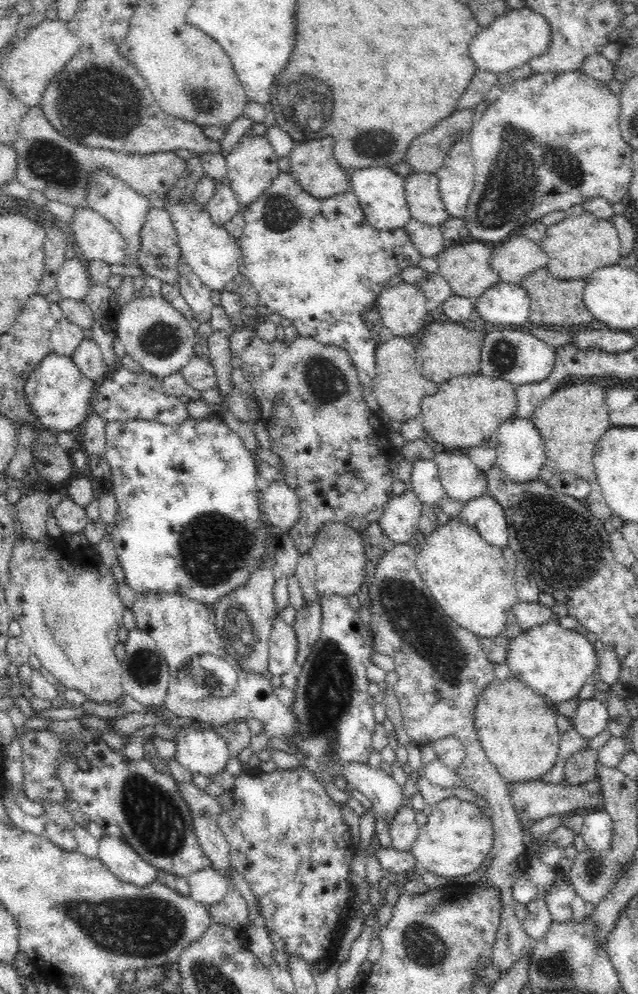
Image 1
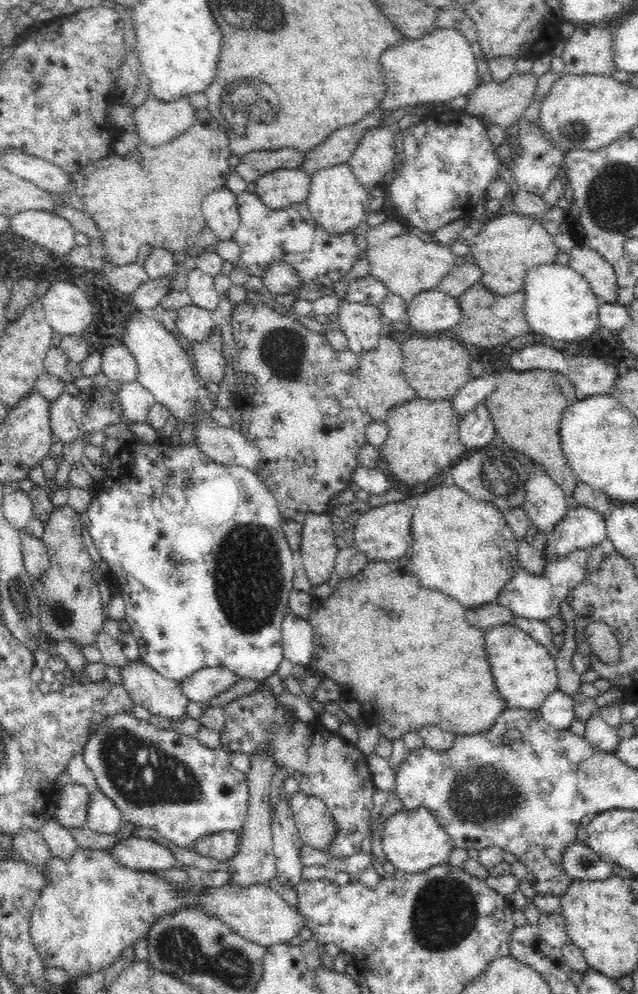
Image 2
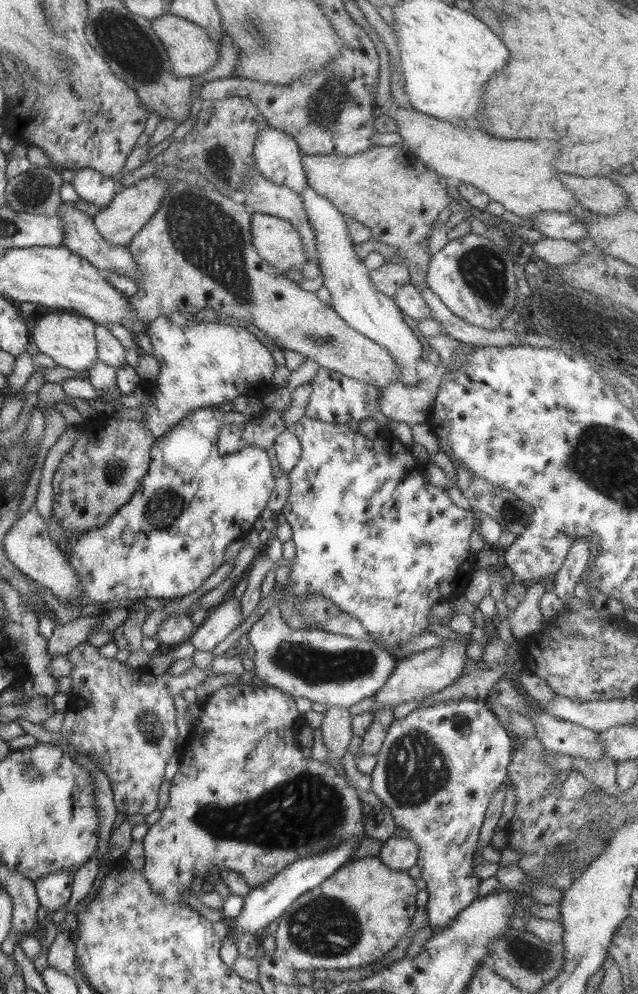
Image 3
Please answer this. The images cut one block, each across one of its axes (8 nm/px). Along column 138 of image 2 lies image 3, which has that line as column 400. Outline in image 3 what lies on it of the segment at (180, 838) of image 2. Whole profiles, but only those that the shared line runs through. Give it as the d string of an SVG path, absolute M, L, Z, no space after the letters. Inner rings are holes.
M467 698L460 700L444 701L434 705L422 707L412 711L405 718L392 721L388 728L386 739L384 739L381 749L375 754L377 763L375 769L370 775L371 790L374 794L387 806L394 818L395 825L404 830L408 830L410 839L412 839L419 848L419 857L417 866L420 868L422 880L426 881L426 890L428 890L428 902L425 905L428 914L429 926L432 929L446 927L449 922L452 922L459 912L462 912L467 906L470 906L478 898L478 886L481 882L473 869L473 861L477 845L479 844L481 826L485 819L490 801L495 796L495 792L507 780L508 767L513 759L514 742L512 734L509 730L504 729L496 713L486 702L474 701Z

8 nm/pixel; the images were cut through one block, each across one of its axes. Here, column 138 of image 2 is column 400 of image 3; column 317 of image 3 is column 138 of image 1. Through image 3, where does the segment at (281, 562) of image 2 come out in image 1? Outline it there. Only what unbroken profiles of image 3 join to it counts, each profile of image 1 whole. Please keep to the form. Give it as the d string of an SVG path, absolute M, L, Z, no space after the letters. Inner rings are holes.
M211 413L207 418L195 419L191 417L186 422L180 422L176 426L168 426L150 420L136 419L131 421L107 422L106 429L106 455L105 458L112 469L111 492L116 498L117 514L112 530L115 551L120 565L125 574L125 583L136 591L137 595L146 592L162 592L168 594L183 594L202 604L208 604L214 608L220 598L228 596L232 590L239 589L248 582L248 577L253 570L261 565L261 558L266 552L267 544L272 545L280 532L264 518L256 489L258 460L244 447L243 439L239 437L217 414Z

